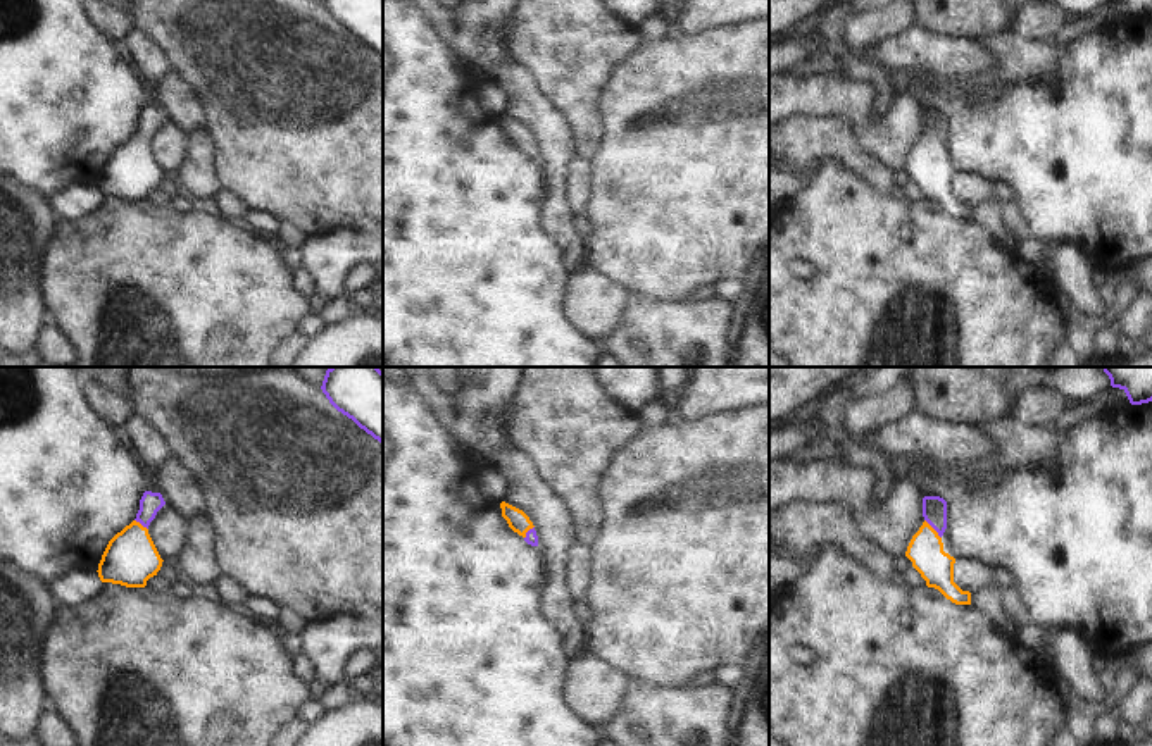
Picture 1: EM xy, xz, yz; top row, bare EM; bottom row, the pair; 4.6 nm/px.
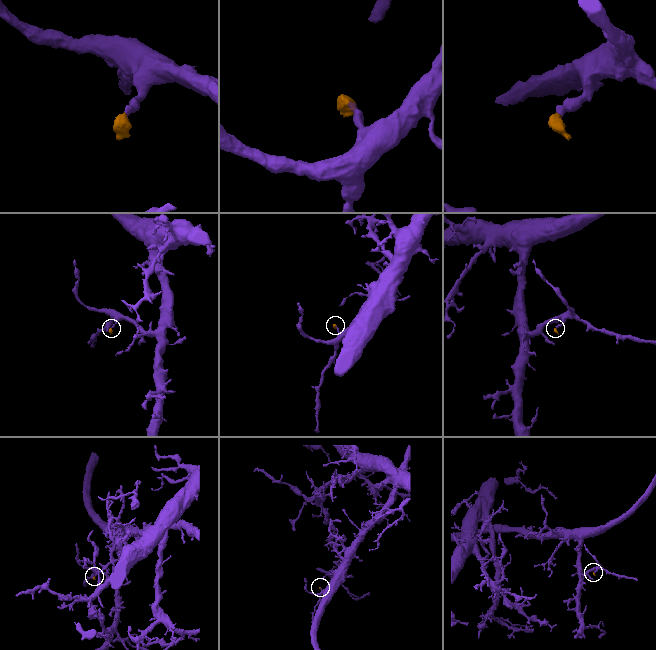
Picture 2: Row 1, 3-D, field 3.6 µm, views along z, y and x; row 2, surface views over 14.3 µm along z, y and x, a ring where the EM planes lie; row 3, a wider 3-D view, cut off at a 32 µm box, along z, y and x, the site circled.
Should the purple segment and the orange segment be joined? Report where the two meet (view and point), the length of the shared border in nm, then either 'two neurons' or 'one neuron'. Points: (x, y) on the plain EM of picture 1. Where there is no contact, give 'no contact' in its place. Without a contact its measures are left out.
meets purple in yz at (933, 142); contact 120 nm long; one neuron

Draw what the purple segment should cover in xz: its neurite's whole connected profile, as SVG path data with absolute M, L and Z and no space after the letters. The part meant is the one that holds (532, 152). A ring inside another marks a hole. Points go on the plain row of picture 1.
M505 115L500 117L500 122L502 131L507 134L509 141L519 150L523 150L528 159L538 160L538 150L529 131L523 124Z

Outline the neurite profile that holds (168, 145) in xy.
M166 117L150 136L148 148L162 174L178 172L188 152L188 134Z

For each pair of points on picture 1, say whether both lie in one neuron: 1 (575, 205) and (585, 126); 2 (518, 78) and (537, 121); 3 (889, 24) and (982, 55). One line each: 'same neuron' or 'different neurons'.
1: different neurons
2: same neuron
3: different neurons

